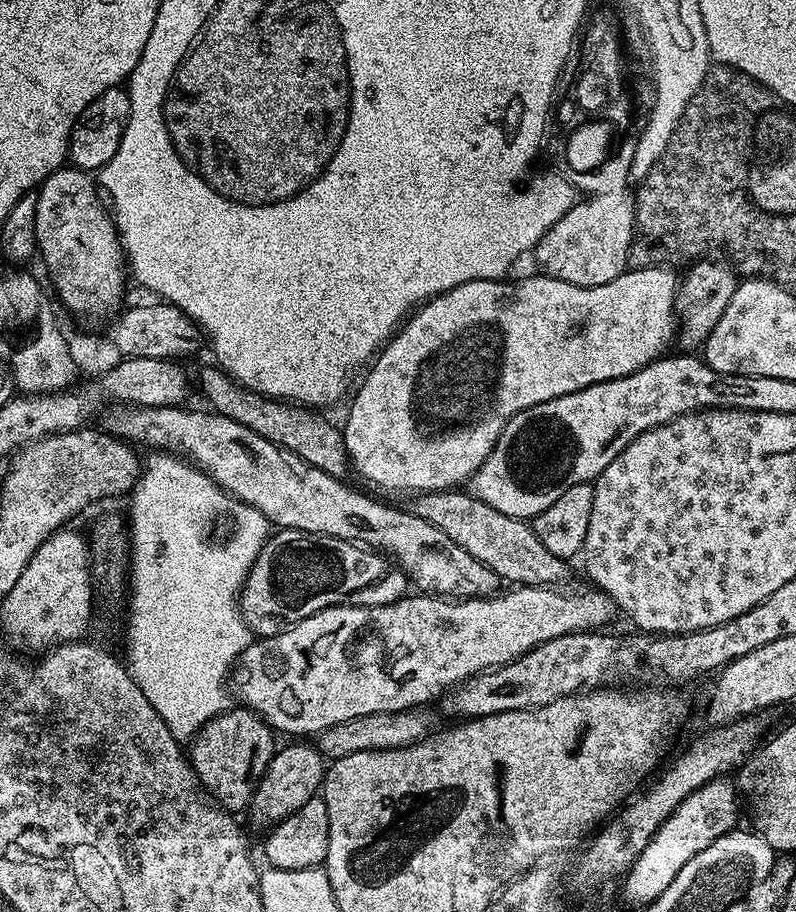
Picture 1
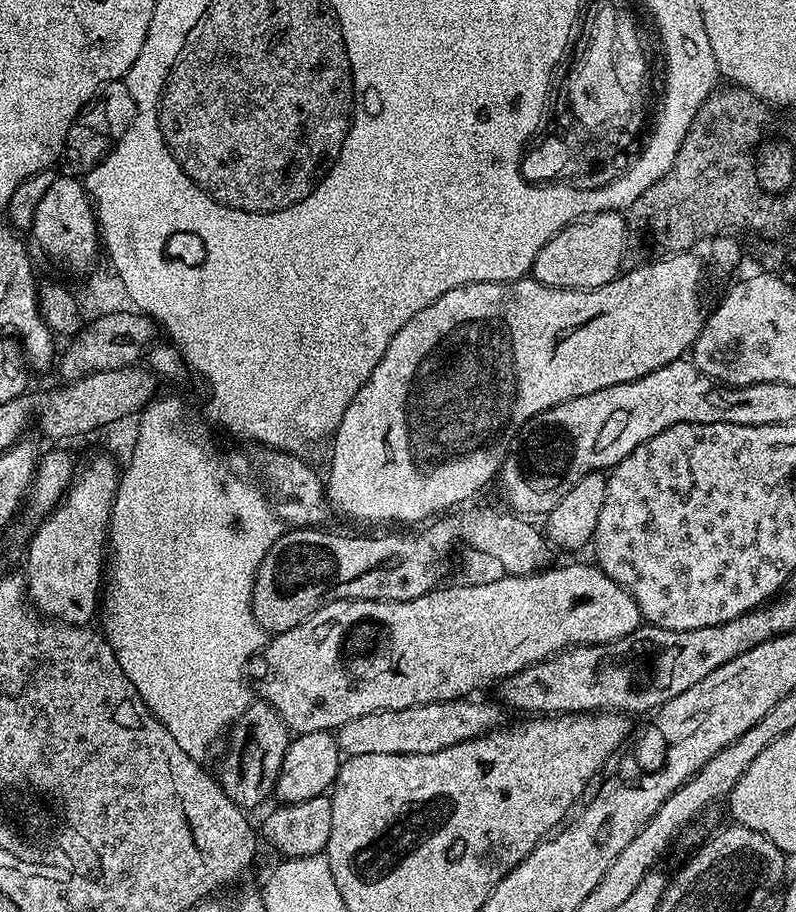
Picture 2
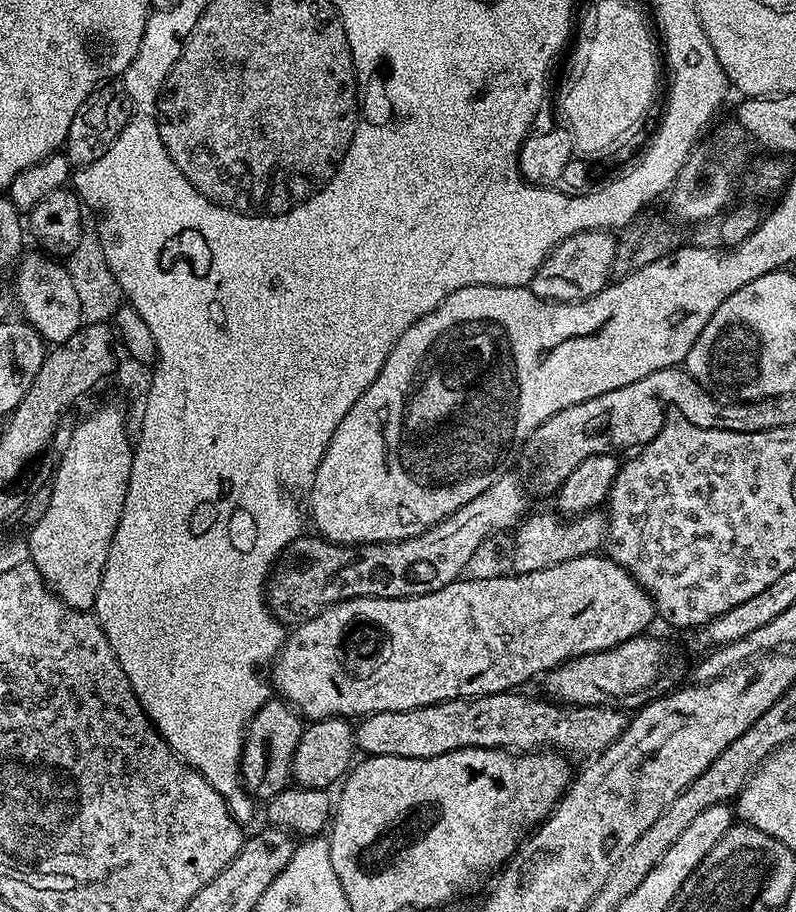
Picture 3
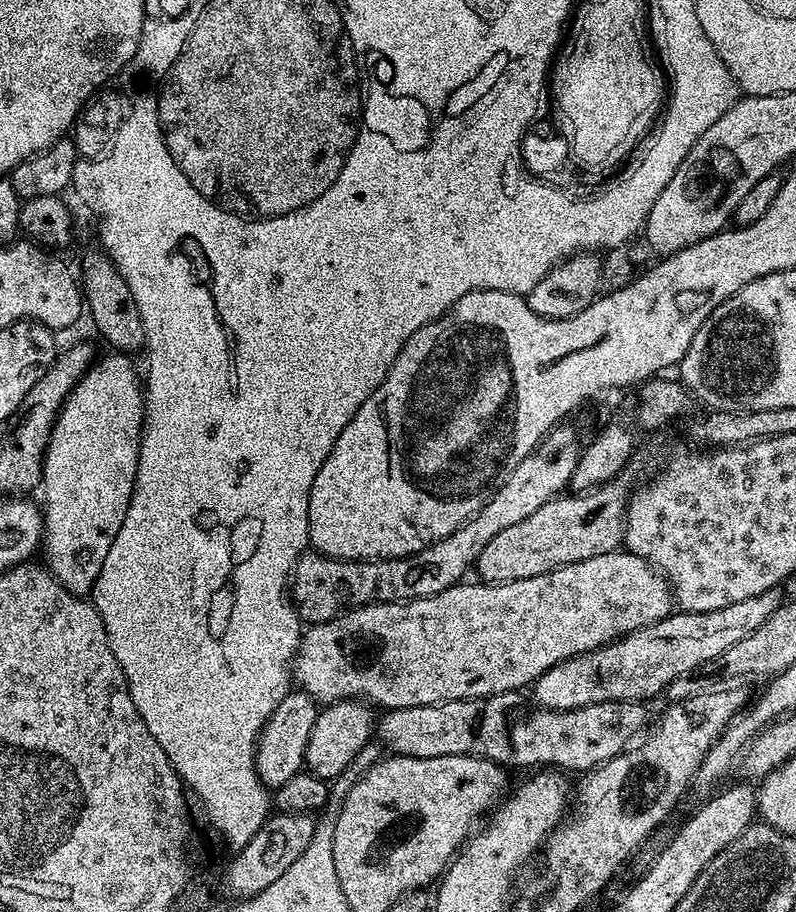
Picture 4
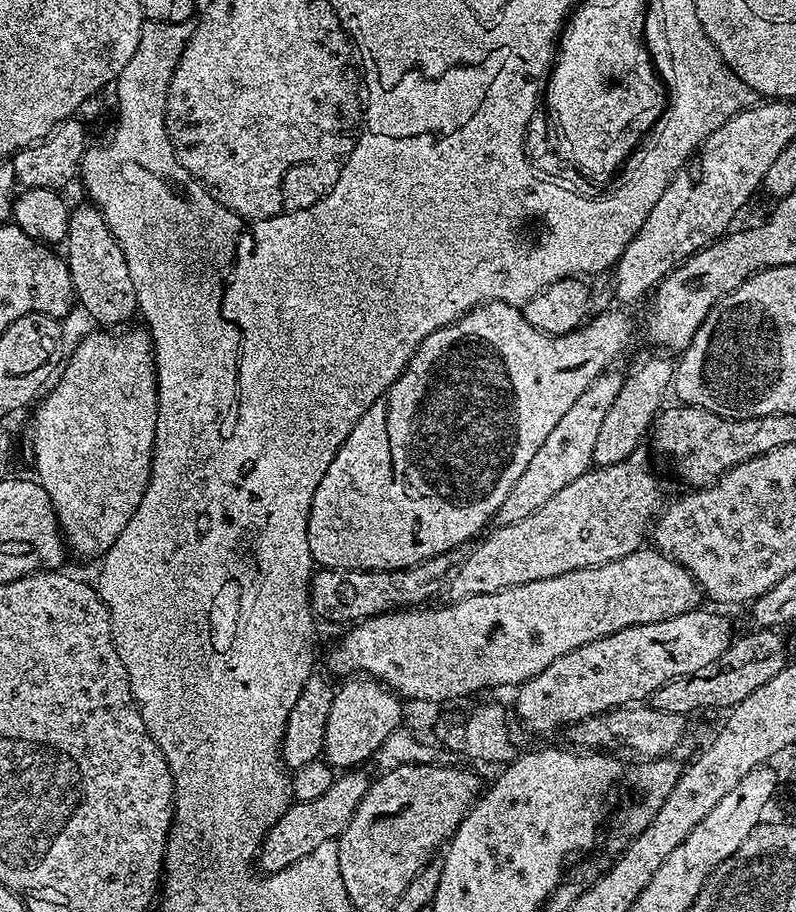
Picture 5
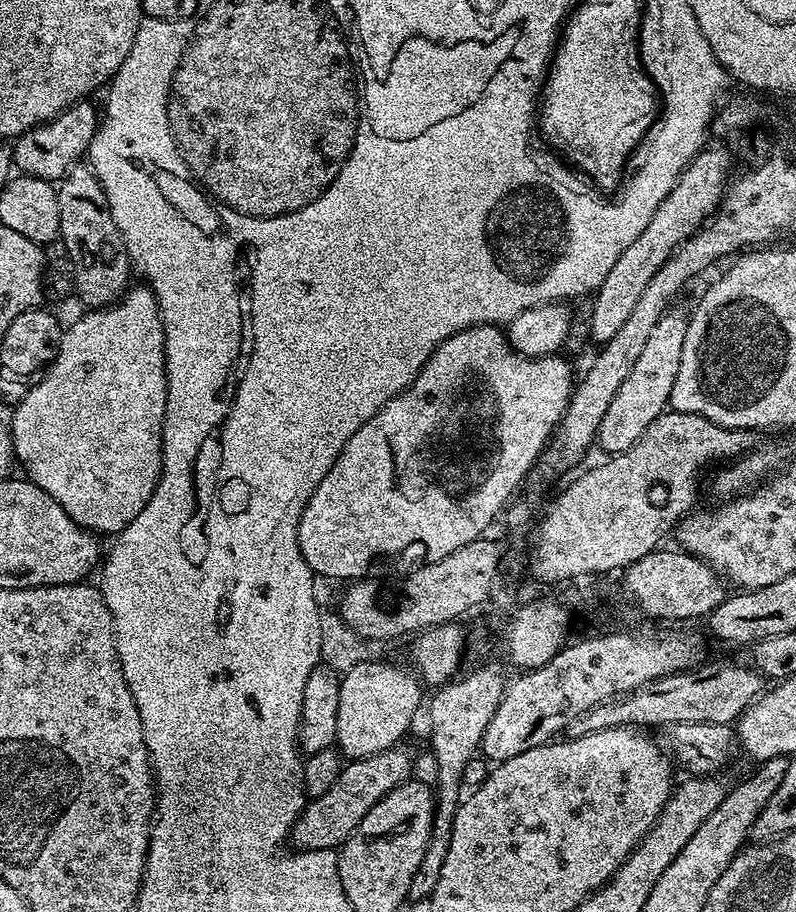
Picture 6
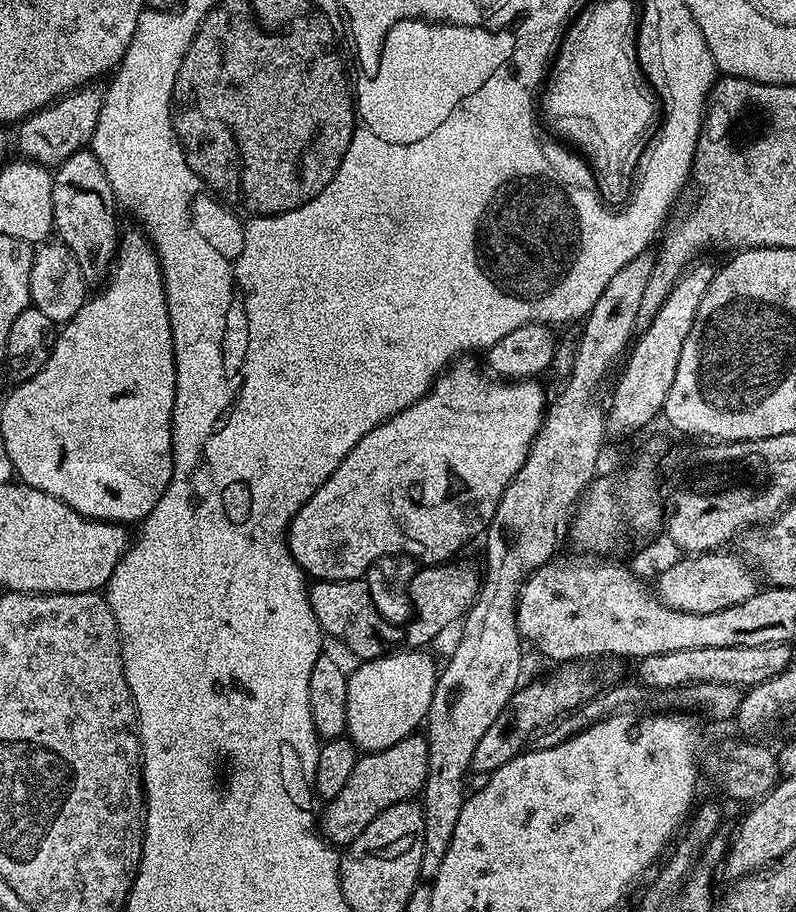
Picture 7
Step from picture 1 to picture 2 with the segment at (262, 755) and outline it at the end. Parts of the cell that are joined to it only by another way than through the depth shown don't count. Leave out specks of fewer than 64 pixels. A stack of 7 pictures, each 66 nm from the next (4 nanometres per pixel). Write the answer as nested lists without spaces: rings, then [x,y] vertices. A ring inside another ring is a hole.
[[[253,702],[232,725],[226,736],[228,749],[224,752],[224,765],[218,771],[218,779],[224,793],[245,810],[256,808],[276,790],[278,774],[282,770],[282,758],[290,743],[290,729],[275,708],[263,702]]]

